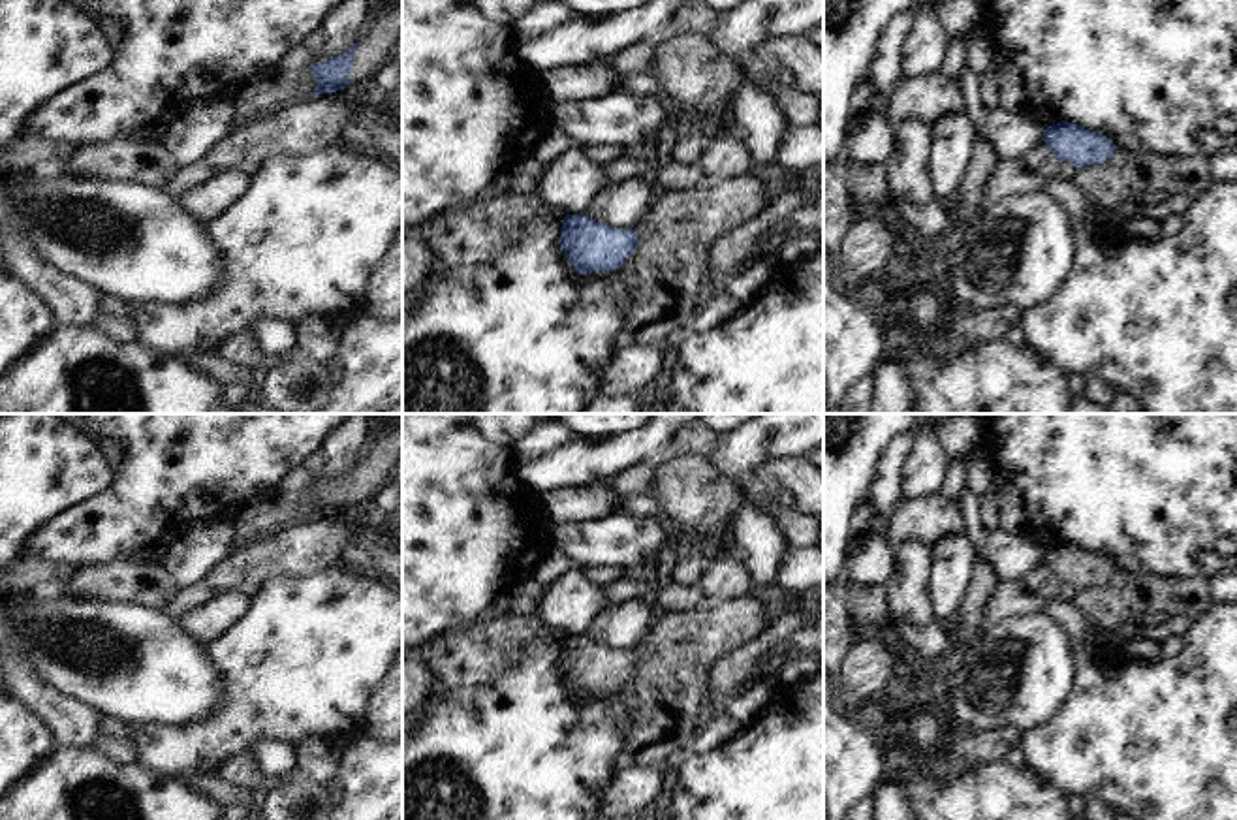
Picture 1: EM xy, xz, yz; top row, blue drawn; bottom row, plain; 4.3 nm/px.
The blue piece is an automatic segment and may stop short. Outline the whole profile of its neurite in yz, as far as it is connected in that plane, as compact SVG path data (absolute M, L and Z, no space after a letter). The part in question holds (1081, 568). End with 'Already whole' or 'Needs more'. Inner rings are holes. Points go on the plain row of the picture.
M1062 542L1043 551L1045 566L1060 583L1072 583L1077 591L1102 587L1111 581L1117 568L1104 557Z. Already whole

